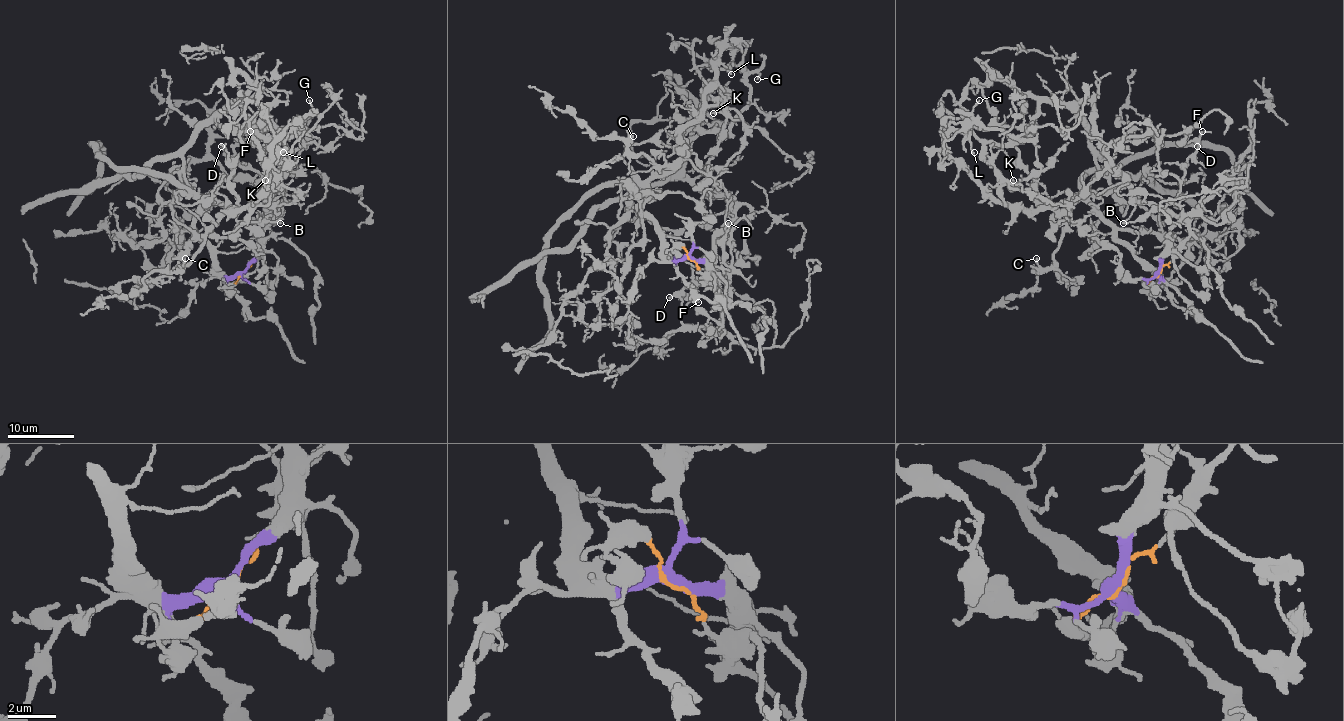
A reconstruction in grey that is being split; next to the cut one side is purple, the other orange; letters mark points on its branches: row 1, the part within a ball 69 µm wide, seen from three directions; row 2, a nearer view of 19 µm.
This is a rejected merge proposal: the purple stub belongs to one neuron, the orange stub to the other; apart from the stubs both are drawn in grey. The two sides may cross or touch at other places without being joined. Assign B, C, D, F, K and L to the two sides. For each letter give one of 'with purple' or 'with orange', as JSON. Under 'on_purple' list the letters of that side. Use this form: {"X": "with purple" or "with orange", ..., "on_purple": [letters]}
{"B": "with orange", "C": "with purple", "D": "with purple", "F": "with purple", "K": "with purple", "L": "with purple", "on_purple": ["C", "D", "F", "K", "L"]}

